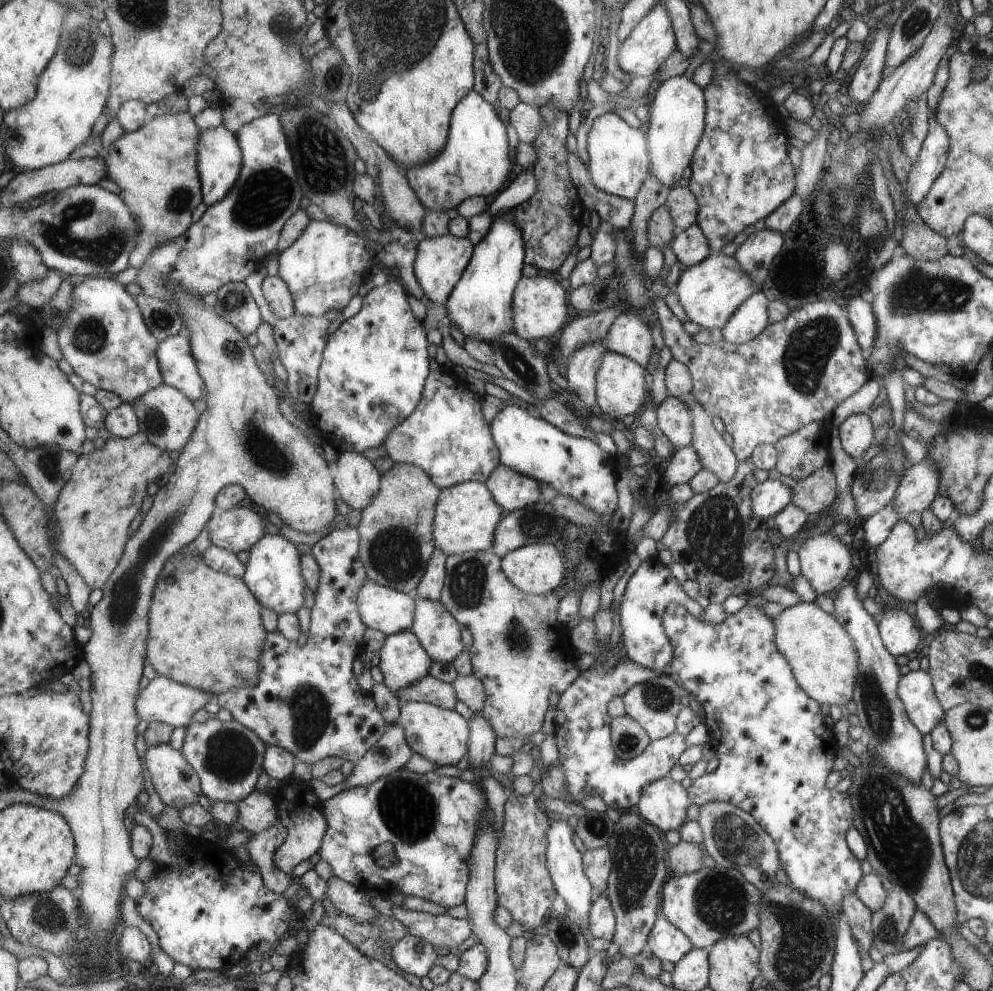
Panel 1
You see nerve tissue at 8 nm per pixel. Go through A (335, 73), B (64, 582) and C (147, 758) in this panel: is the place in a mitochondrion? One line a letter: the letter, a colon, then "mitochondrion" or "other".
A: mitochondrion
B: other
C: other

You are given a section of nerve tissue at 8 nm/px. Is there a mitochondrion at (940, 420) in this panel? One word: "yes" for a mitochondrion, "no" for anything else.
no

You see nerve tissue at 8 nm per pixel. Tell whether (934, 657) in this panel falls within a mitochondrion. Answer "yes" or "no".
no

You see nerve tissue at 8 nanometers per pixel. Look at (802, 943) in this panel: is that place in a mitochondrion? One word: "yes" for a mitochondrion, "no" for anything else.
yes

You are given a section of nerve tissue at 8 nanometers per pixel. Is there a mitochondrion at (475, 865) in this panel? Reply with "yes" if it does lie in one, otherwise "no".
no

